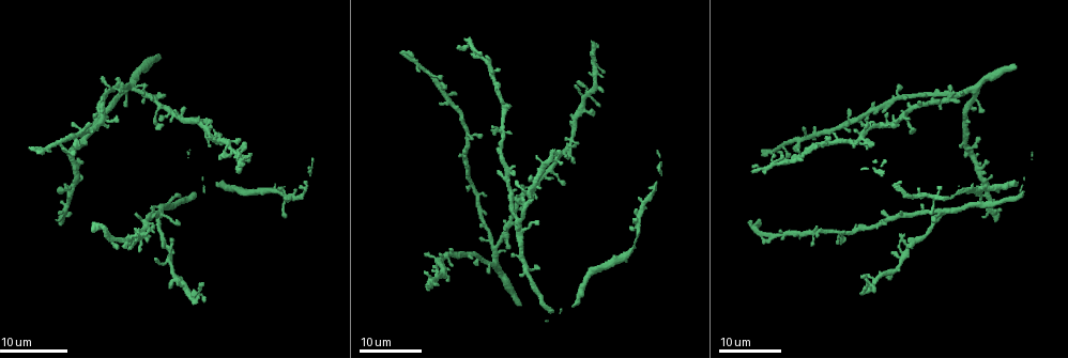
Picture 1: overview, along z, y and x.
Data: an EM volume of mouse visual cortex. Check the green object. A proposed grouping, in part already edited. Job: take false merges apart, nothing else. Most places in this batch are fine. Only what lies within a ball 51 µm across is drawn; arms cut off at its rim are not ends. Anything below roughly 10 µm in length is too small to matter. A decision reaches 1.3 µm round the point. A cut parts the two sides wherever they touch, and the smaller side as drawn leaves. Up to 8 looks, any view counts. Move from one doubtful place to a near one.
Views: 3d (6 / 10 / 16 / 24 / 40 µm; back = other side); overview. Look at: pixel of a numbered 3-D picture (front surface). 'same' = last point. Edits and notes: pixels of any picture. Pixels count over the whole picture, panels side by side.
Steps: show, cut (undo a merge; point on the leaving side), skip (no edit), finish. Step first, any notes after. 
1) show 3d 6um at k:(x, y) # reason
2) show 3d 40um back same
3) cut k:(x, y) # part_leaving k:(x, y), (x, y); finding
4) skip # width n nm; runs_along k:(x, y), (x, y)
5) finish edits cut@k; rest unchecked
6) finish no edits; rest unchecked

show 3d 24um at 1:(468, 139) # two arms in line, one across

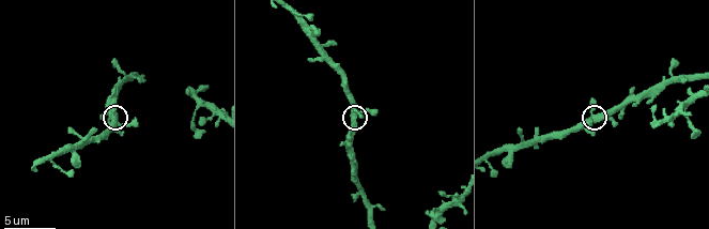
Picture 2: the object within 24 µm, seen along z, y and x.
show 3d 10um at 2:(596, 119)

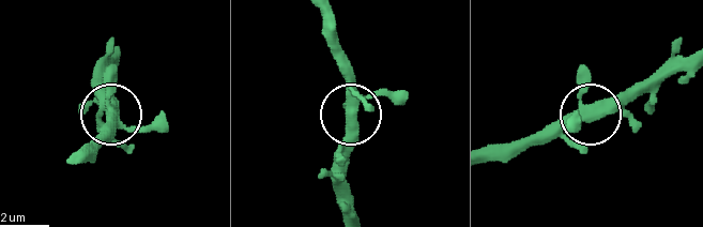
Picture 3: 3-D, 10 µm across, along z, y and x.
skip # arms 3; runs_along 3:(348, 108), (348, 162); all the same neuron

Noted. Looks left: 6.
show 3d 16um at 1:(134, 88) # four arms meet

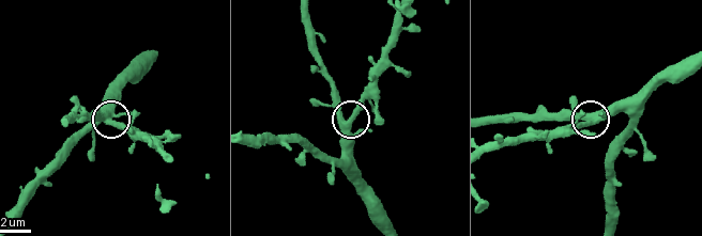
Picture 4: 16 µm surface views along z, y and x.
show 3d 10um at 4:(109, 121) # zoom in

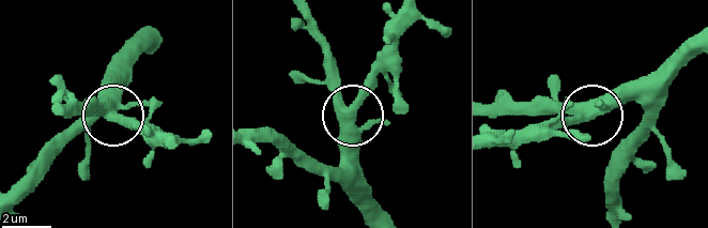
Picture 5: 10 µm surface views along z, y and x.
skip # width 380 nm; runs_along 5:(305, 17), (322, 47), (332, 91), (354, 121), (354, 168); continuous, no second neuron

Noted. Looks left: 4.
show 3d 10um at 2:(54, 156) # thick turns thin

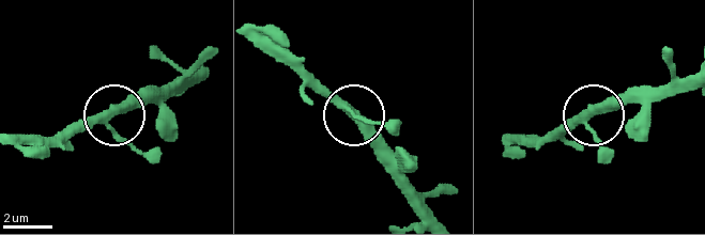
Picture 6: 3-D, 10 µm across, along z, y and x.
skip # runs_along 6:(691, 75), (612, 99), (589, 124), (599, 158); one neuron here

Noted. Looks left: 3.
show 3d 16um at 1:(518, 227) # side arm on a straight run

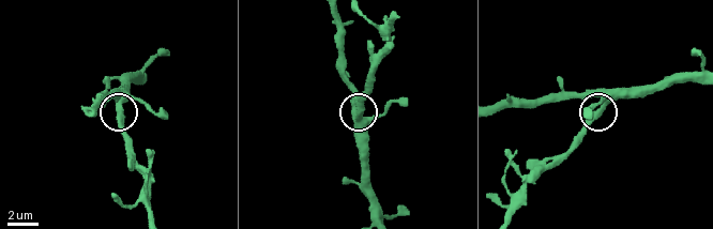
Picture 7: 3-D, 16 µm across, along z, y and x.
show 3d 6um at 7:(360, 116)

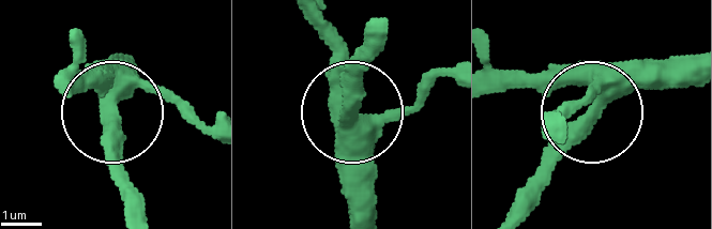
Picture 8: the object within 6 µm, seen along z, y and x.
skip # side_arm 16 um; arms 3; one neuron here

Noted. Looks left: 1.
finish no edits; rest unchecked

